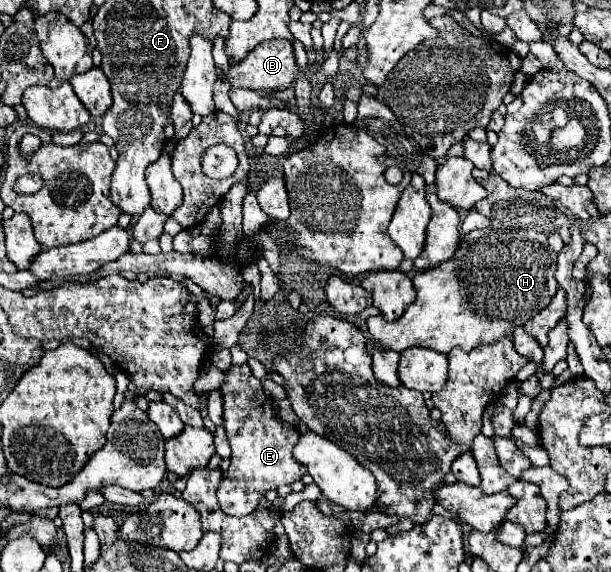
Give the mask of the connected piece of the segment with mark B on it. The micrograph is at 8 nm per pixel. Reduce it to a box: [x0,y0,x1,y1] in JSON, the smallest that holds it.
[226,39,298,91]

